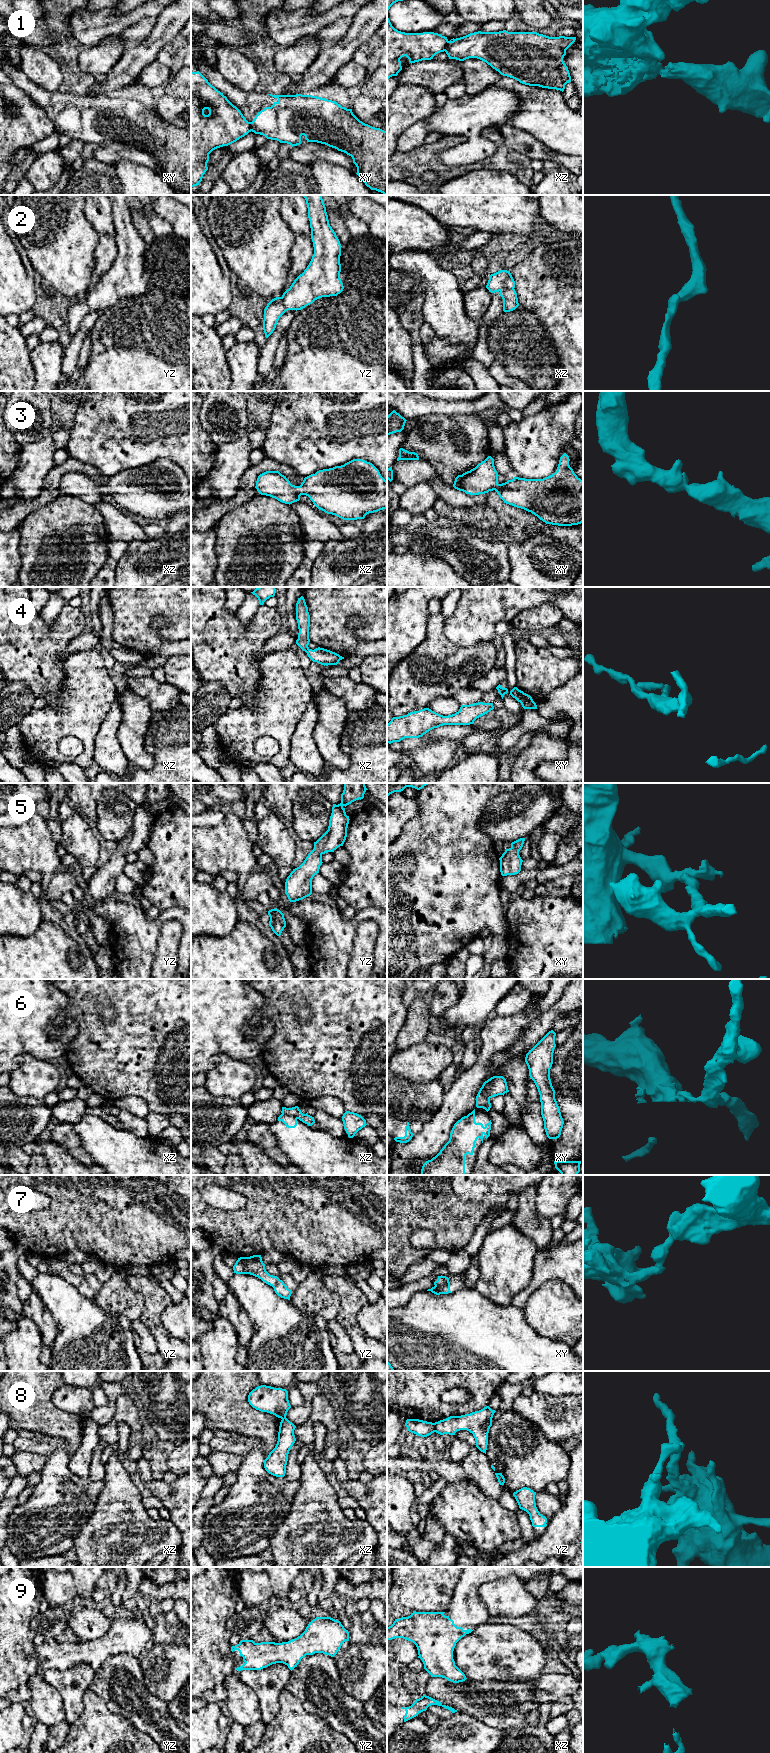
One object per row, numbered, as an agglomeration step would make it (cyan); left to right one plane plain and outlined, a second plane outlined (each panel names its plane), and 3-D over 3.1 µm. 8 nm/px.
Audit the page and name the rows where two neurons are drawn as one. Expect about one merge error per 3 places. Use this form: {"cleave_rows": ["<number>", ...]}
{"cleave_rows": ["1", "4", "6", "7", "8", "9"]}

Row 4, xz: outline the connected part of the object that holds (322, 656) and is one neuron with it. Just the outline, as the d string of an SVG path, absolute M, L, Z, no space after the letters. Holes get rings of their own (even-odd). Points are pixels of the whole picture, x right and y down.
M320 647L314 650L309 649L306 653L313 662L324 666L337 665L340 660L344 659L344 657L339 654Z

